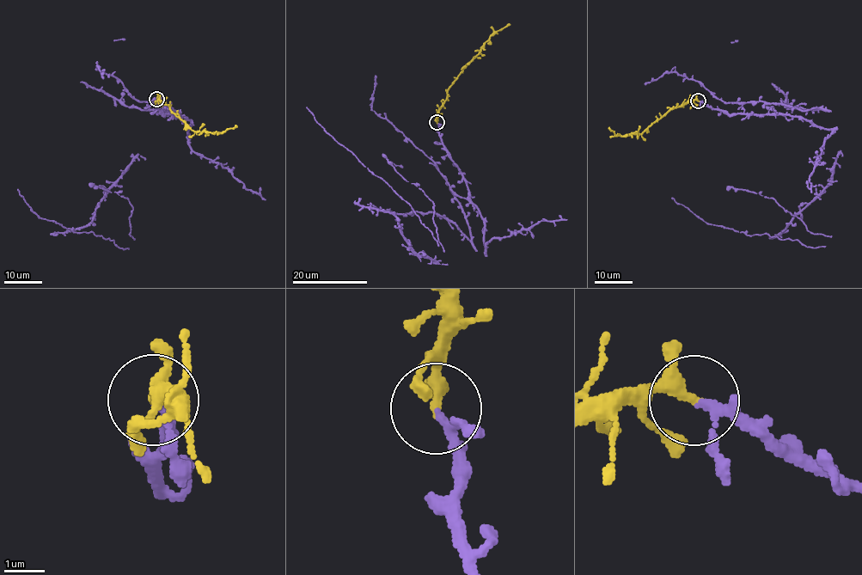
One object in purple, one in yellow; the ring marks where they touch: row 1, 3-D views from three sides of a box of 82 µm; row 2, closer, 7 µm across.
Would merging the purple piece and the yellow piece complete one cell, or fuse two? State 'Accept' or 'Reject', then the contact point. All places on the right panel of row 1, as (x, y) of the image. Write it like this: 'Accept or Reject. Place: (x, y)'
Accept. Place: (698, 100)

